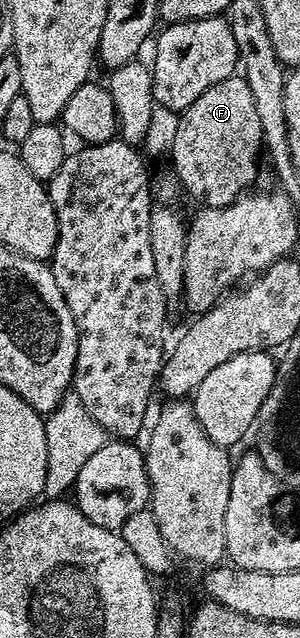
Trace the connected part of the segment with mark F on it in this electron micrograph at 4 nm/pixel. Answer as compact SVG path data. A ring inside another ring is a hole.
M232 76L205 88L189 108L179 115L175 126L175 135L171 138L171 162L175 165L175 174L179 182L203 206L227 206L248 193L256 185L255 177L259 174L259 154L264 153L261 119L257 116L257 104L249 84L241 76Z

